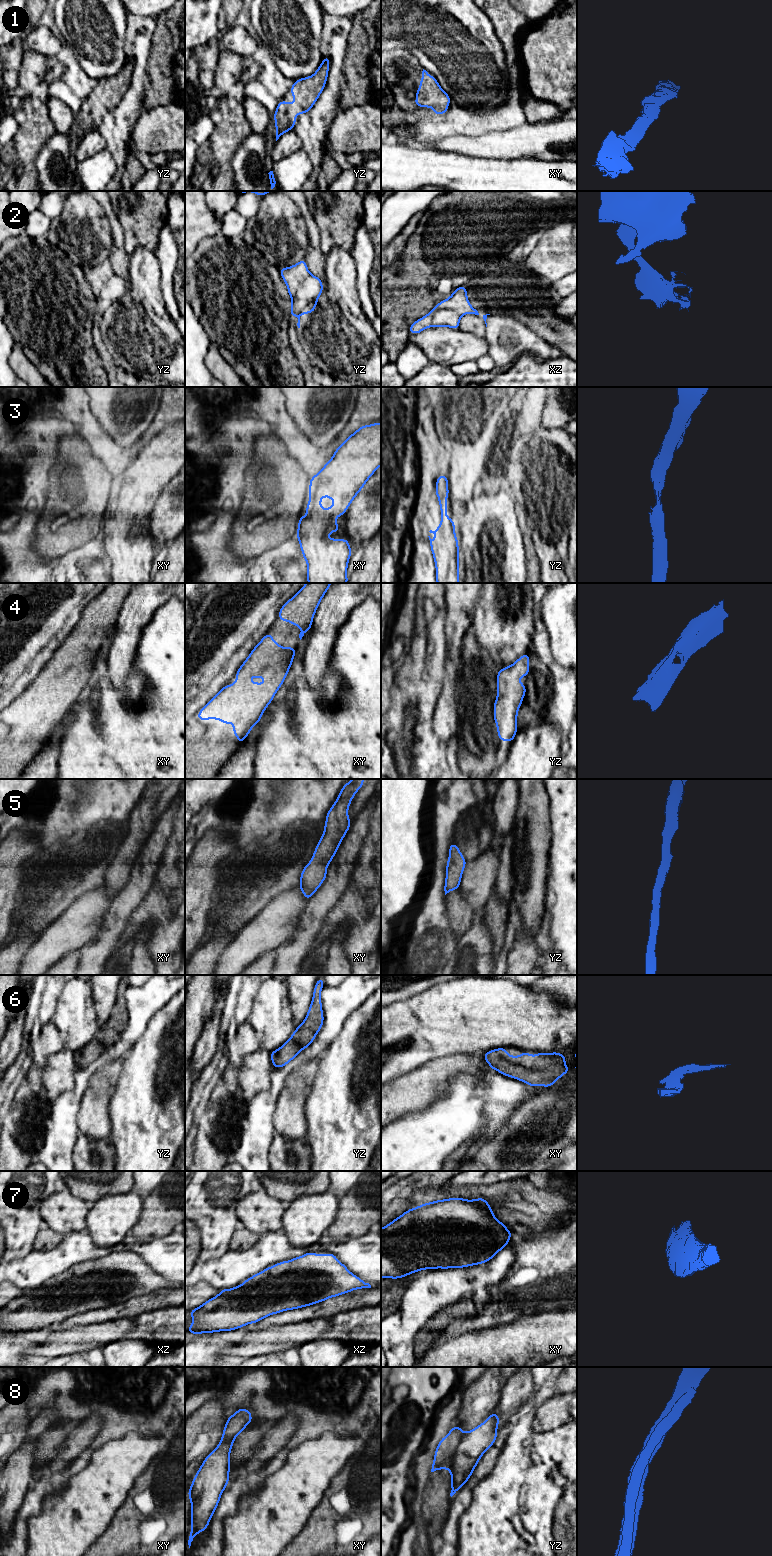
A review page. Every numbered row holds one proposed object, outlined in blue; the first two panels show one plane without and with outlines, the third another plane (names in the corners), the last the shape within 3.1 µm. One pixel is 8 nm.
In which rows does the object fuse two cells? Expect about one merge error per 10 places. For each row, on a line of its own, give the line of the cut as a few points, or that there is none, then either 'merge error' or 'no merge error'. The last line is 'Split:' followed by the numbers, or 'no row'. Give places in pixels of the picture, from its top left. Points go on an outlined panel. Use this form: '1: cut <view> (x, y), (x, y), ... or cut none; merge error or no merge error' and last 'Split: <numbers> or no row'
1: cut none; no merge error
2: cut none; no merge error
3: cut none; no merge error
4: cut none; no merge error
5: cut none; no merge error
6: cut none; no merge error
7: cut none; no merge error
8: cut yz (463, 1435), (447, 1468); merge error
Split: 8

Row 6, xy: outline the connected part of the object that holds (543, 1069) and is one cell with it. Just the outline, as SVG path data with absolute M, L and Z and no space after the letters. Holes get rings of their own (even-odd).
M501 1047L482 1055L493 1070L532 1087L552 1087L570 1071L565 1065L566 1056L558 1052L539 1052L532 1056L523 1051L520 1056L511 1056L507 1054L506 1047Z

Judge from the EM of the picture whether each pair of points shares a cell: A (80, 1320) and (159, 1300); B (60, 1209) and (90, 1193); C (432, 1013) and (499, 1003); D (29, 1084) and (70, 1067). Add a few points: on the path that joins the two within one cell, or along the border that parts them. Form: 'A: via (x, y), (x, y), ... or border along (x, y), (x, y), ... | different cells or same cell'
A: via (100, 1315), (127, 1310), (139, 1305) | same cell
B: border along (67, 1188), (74, 1195), (87, 1200), (91, 1204) | different cells
C: via (449, 1013), (482, 1013) | same cell
D: border along (51, 1056), (42, 1073), (43, 1089), (49, 1100) | different cells

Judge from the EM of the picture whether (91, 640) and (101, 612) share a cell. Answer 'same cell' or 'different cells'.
same cell

